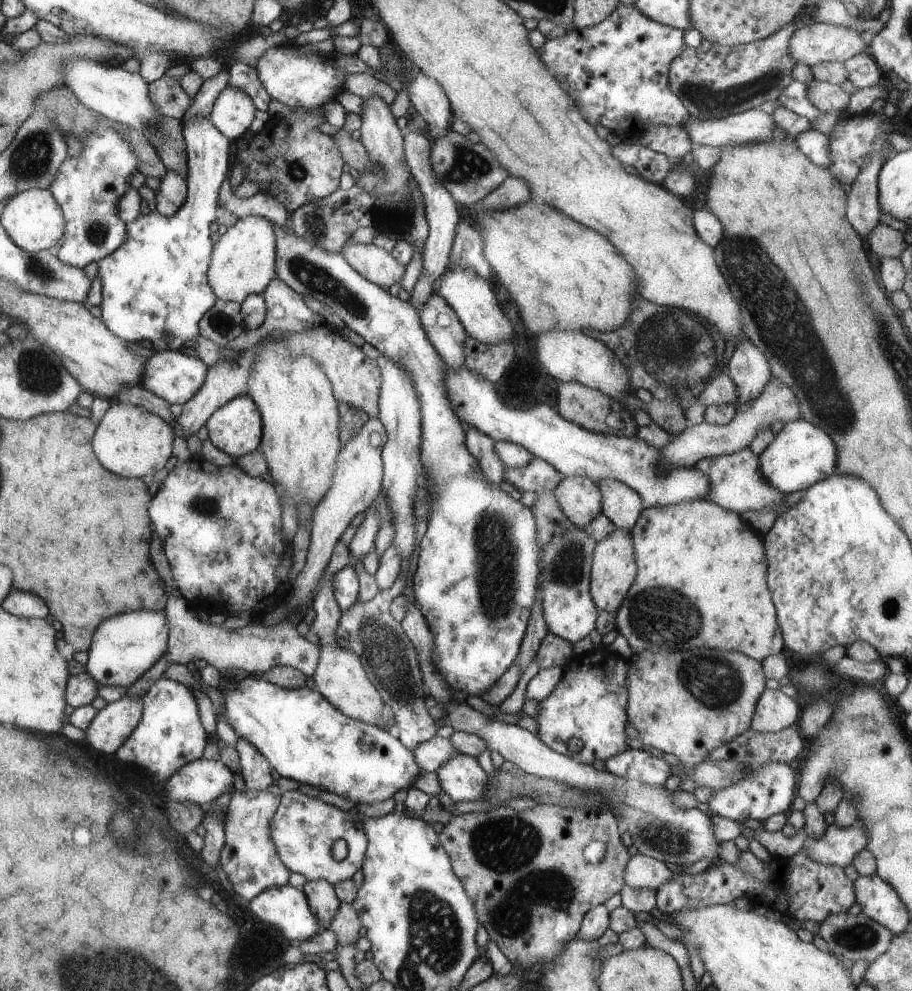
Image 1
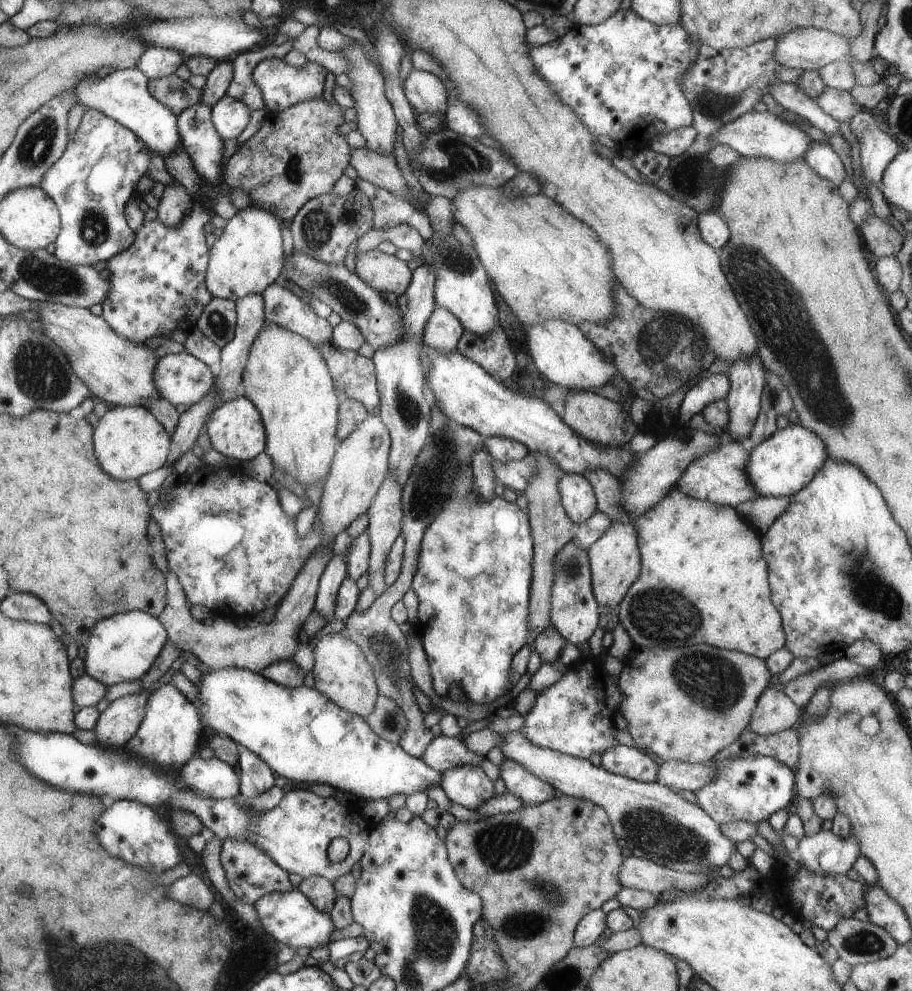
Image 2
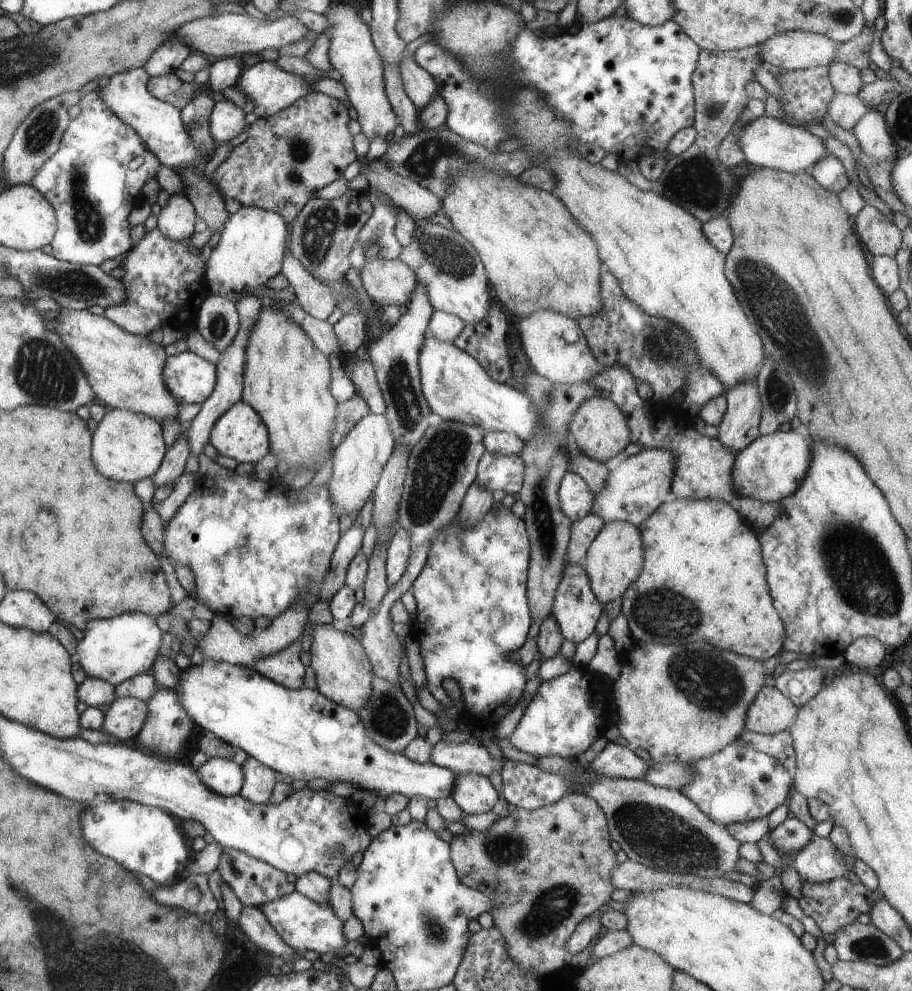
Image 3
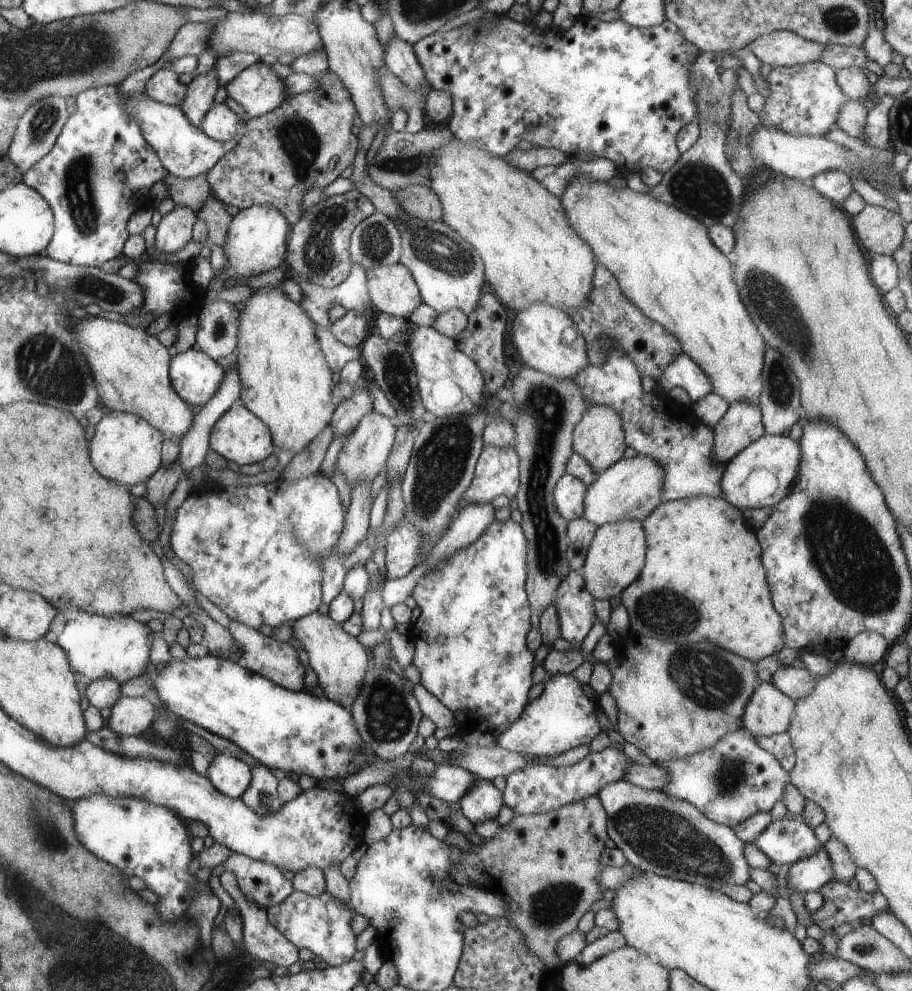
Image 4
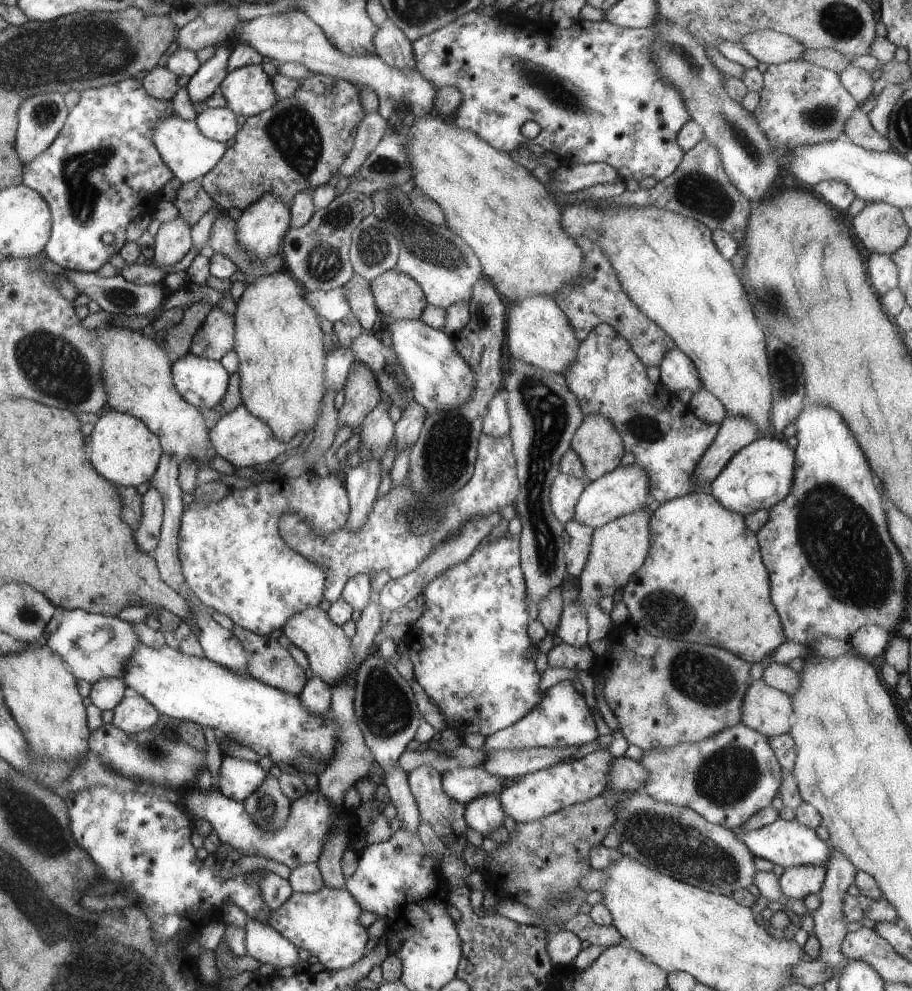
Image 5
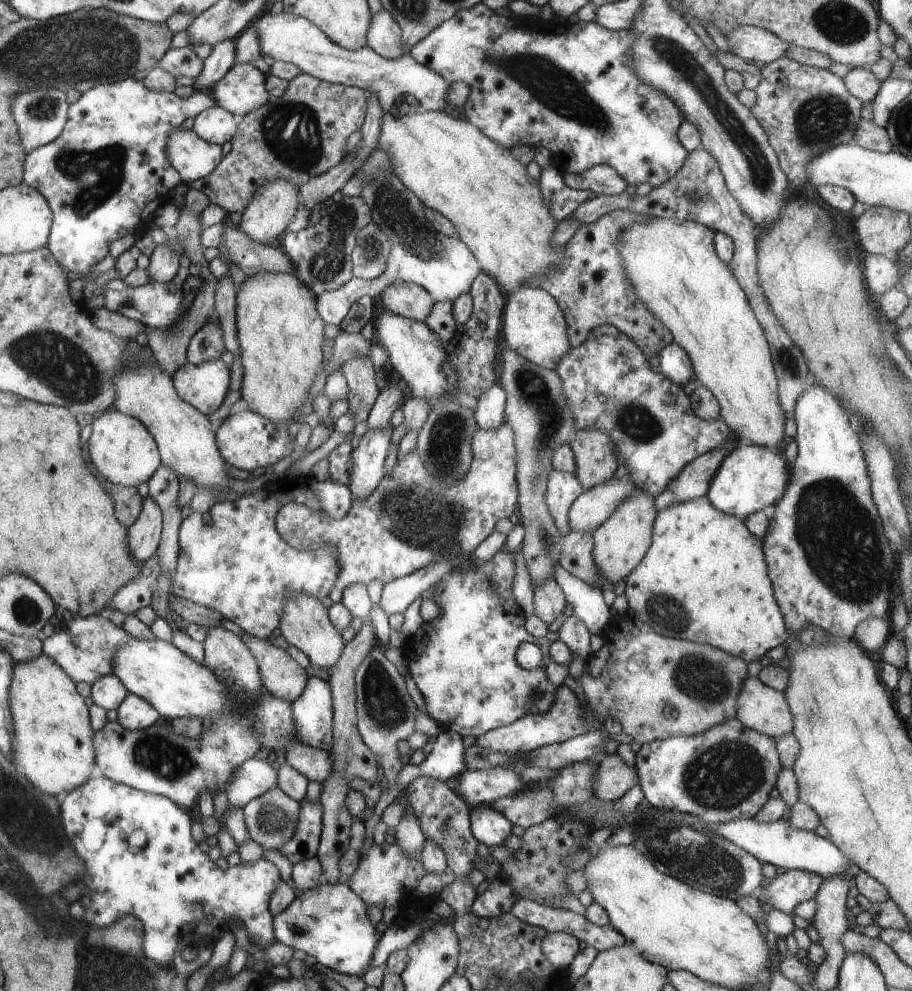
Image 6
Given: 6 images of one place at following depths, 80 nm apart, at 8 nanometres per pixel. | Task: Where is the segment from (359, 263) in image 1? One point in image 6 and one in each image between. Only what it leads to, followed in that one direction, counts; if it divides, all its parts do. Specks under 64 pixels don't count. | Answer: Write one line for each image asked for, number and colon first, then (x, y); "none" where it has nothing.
2: (386, 273)
3: (387, 281)
4: (392, 288)
5: (398, 297)
6: (410, 301)

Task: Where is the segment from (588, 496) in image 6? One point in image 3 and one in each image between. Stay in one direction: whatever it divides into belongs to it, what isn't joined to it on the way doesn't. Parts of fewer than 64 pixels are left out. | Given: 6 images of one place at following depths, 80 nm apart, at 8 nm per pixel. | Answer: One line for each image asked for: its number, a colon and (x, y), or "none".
3: (637, 485)
4: (629, 490)
5: (624, 490)

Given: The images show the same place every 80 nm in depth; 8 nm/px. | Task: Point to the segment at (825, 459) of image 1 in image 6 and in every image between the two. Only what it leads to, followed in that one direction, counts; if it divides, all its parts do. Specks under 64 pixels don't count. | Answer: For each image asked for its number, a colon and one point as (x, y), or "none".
2: (784, 463)
3: (772, 467)
4: (762, 474)
5: (759, 476)
6: (750, 478)

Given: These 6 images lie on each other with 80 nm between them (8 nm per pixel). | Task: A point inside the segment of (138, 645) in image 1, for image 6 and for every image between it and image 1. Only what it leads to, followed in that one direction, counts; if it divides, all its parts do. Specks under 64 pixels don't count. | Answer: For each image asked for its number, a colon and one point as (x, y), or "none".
2: (121, 648)
3: (116, 649)
4: (118, 647)
5: (93, 646)
6: (85, 647)

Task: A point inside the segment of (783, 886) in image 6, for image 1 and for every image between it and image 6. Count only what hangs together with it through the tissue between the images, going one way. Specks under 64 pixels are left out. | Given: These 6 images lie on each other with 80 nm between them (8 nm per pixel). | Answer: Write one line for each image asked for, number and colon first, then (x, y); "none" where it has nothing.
1: (839, 845)
2: (828, 853)
3: (820, 861)
4: (808, 874)
5: (796, 883)

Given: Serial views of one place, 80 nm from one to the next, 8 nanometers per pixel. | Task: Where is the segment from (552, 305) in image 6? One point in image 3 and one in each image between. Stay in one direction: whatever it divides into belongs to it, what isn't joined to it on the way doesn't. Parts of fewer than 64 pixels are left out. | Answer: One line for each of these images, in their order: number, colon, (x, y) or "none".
3: (555, 345)
4: (547, 339)
5: (537, 331)

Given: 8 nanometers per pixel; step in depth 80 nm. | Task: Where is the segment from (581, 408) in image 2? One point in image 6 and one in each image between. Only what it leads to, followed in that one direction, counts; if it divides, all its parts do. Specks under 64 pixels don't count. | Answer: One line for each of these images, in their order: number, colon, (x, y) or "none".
3: (599, 429)
4: (599, 436)
5: (596, 442)
6: (596, 462)

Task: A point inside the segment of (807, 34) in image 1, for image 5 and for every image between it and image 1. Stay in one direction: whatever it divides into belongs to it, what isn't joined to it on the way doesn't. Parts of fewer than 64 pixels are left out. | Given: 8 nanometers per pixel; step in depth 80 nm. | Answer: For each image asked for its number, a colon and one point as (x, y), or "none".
2: (810, 48)
3: (791, 50)
4: (779, 48)
5: (767, 46)

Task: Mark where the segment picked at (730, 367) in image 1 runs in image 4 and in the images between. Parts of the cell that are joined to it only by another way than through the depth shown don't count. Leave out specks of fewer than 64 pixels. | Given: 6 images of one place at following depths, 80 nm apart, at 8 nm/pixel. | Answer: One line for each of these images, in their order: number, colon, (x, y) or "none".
2: (748, 376)
3: (740, 425)
4: (741, 425)

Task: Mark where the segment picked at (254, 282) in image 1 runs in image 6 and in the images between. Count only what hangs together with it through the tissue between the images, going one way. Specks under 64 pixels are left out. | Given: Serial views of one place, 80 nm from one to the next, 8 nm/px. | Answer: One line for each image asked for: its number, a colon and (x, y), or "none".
2: (248, 256)
3: (252, 244)
4: (256, 241)
5: (261, 229)
6: (274, 205)

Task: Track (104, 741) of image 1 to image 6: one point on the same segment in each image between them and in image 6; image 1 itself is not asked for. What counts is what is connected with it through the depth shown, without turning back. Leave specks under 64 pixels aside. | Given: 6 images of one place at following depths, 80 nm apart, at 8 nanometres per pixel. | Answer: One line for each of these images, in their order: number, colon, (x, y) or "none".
2: (117, 724)
3: (126, 716)
4: (131, 716)
5: (134, 714)
6: (134, 713)

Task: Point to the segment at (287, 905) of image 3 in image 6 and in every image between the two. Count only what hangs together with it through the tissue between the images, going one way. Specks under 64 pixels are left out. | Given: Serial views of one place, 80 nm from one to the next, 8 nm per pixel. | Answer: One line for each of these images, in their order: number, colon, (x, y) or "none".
4: (321, 924)
5: (326, 923)
6: (329, 923)

